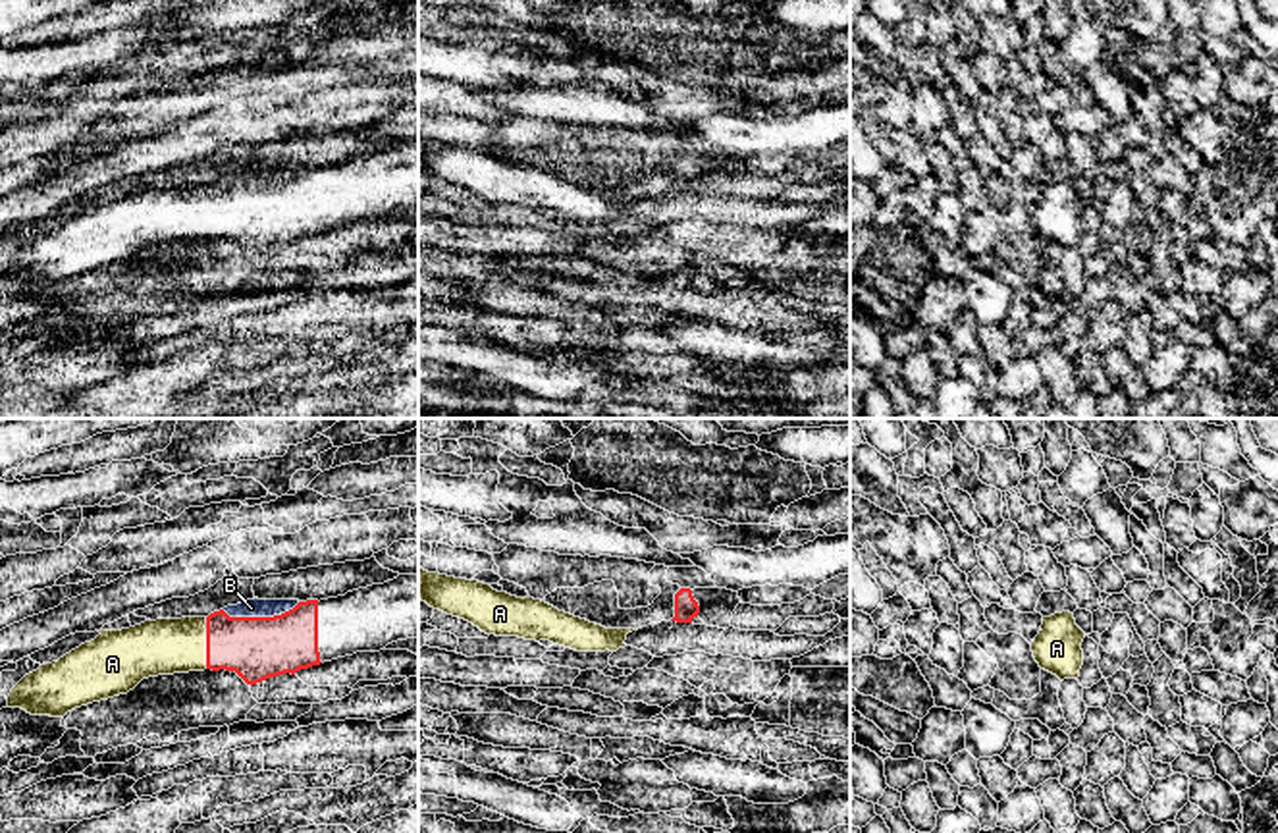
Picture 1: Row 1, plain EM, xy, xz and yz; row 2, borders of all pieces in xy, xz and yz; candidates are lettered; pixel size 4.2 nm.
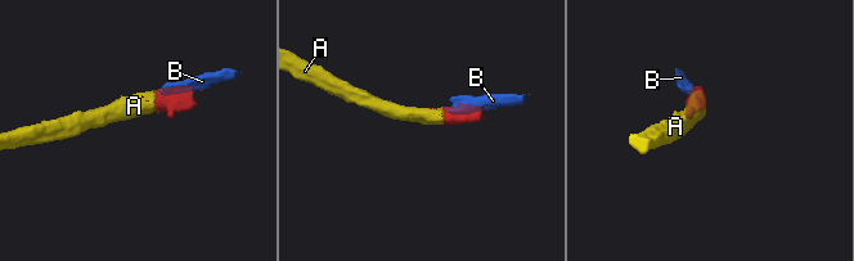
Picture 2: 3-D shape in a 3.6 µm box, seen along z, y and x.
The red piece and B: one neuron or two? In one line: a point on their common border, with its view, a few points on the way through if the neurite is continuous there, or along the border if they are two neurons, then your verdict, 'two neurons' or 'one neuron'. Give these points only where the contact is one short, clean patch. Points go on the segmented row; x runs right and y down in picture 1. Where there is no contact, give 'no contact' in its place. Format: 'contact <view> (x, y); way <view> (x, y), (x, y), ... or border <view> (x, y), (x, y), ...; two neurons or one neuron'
contact xy (261, 618); border xy (299, 602), (272, 616), (228, 616), (222, 610); two neurons

